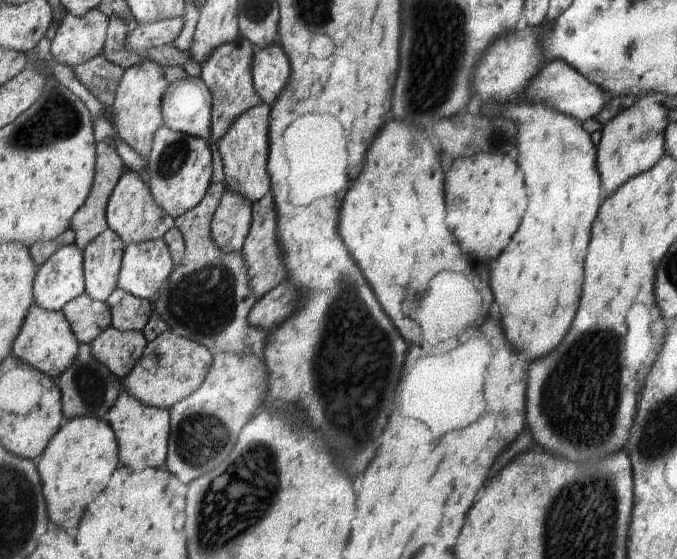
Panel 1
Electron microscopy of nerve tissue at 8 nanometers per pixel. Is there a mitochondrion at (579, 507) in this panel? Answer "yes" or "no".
yes

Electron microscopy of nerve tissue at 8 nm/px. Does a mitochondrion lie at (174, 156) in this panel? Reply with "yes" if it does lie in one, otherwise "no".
yes

